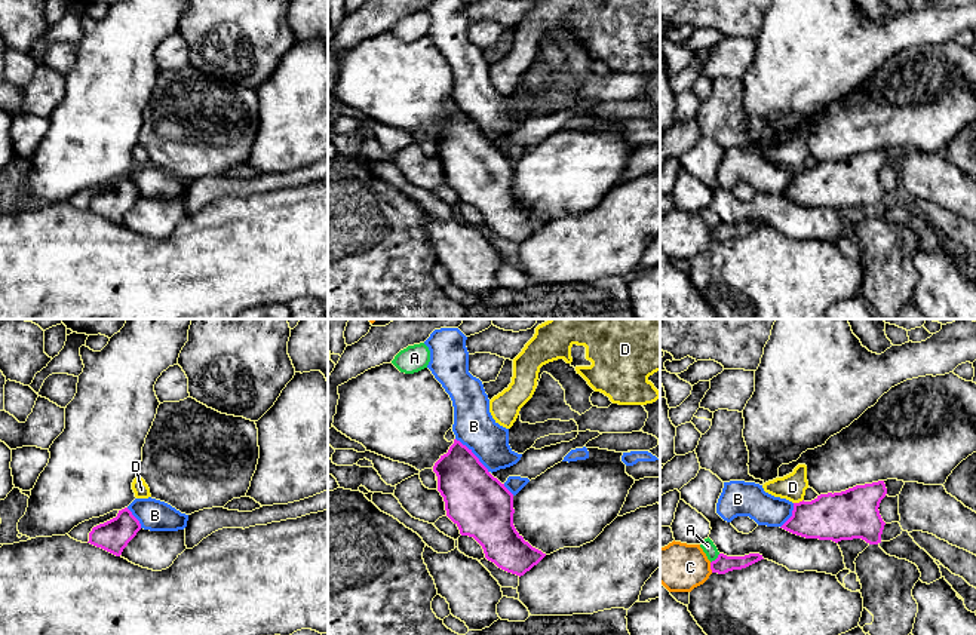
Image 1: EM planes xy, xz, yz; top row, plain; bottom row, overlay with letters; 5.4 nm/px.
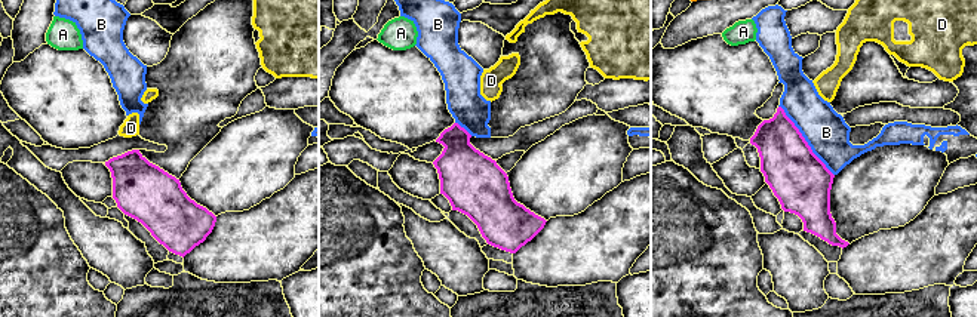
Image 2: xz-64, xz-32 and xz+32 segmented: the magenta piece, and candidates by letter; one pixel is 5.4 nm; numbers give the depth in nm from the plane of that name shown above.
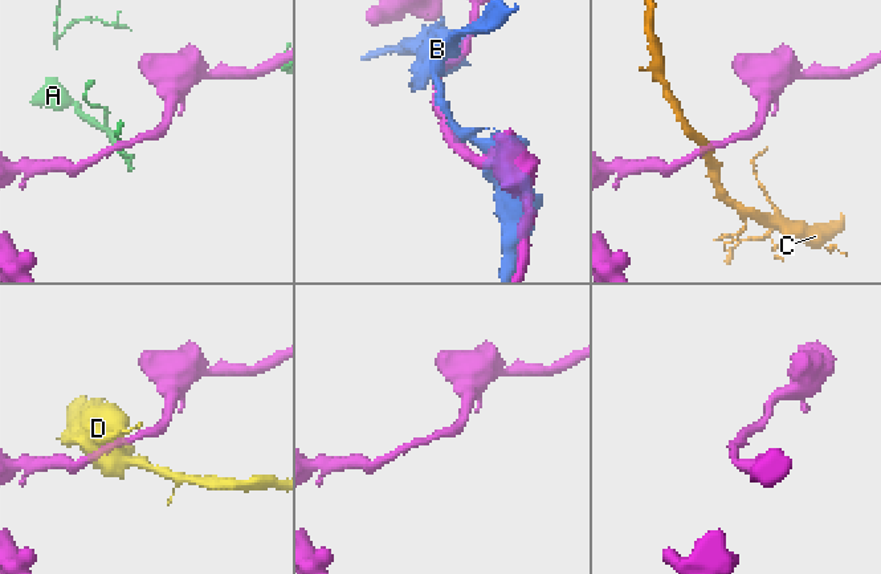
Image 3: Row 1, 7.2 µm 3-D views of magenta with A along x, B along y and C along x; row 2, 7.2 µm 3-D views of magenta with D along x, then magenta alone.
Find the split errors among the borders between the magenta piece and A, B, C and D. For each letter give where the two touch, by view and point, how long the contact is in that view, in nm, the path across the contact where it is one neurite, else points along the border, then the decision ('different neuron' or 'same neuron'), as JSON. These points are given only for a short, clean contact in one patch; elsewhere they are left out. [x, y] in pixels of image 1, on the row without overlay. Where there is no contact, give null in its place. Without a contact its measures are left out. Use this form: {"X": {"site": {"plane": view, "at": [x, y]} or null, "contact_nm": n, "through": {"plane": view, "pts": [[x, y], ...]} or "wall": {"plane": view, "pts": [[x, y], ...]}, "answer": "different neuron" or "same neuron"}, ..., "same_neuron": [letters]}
{"A": {"site": {"plane": "yz", "at": [717, 226]}, "contact_nm": 80, "wall": {"plane": "yz", "pts": [[720, 221], [711, 230]]}, "answer": "different neuron"}, "B": {"site": {"plane": "xz", "at": [473, 122]}, "contact_nm": 260, "answer": "different neuron"}, "C": {"site": {"plane": "yz", "at": [711, 235]}, "contact_nm": 60, "answer": "different neuron"}, "D": {"site": {"plane": "yz", "at": [800, 169]}, "contact_nm": 60, "wall": {"plane": "yz", "pts": [[803, 166], [794, 171]]}, "answer": "different neuron"}, "same_neuron": []}

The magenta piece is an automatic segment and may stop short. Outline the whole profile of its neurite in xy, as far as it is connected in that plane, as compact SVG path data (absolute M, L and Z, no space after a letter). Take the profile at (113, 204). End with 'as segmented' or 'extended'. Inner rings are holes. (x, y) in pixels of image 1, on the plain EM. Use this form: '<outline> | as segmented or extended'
M125 175L119 178L116 185L93 194L88 211L120 224L139 197L139 188Z | as segmented

